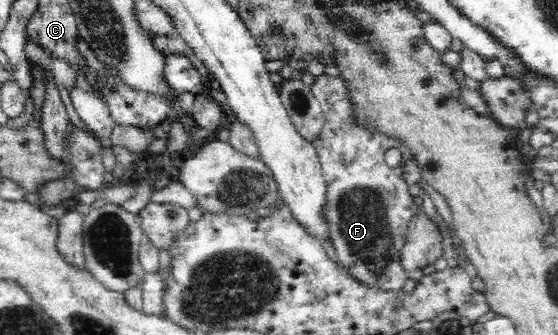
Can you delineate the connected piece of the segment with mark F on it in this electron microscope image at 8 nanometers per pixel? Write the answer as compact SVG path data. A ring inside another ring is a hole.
M323 73L316 77L315 83L310 86L312 93L320 101L324 113L324 124L319 137L312 142L316 147L320 165L327 184L324 209L320 212L321 218L327 222L328 238L332 241L336 254L344 269L360 285L374 287L376 291L401 293L408 272L401 264L402 247L406 245L406 237L410 232L410 222L413 215L419 211L419 205L409 194L409 184L403 180L405 164L412 158L411 152L405 145L387 139L378 133L368 133L363 126L356 125L350 113L350 98L344 79L331 77ZM391 147L398 147L402 153L401 162L397 167L389 167L385 162L385 153Z

